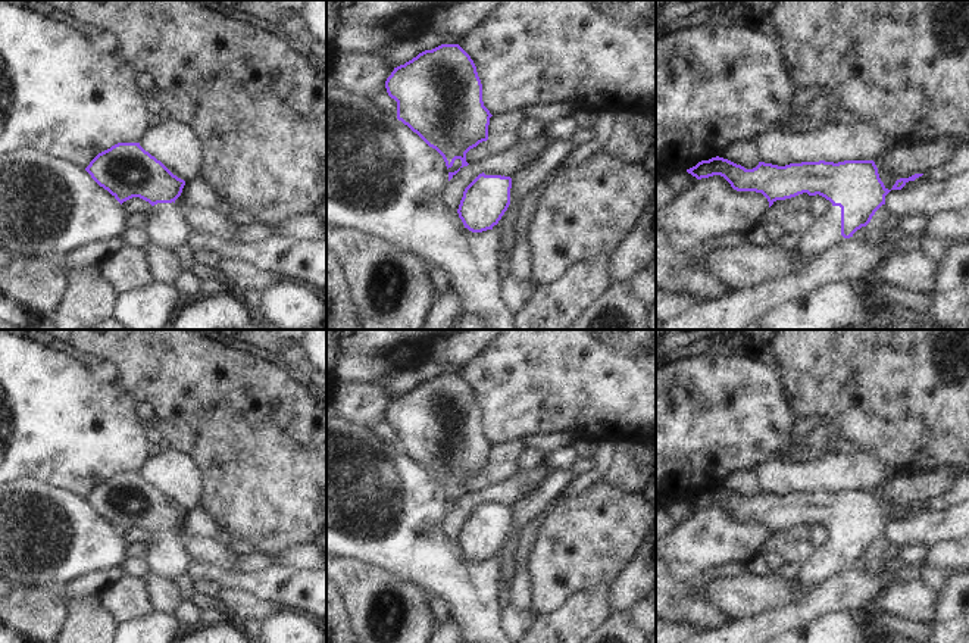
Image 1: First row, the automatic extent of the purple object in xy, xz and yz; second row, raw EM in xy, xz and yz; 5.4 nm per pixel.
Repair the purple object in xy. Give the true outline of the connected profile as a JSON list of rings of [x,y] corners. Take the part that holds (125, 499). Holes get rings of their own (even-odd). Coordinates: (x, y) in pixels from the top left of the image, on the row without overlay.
[[[140,472],[112,475],[99,483],[85,500],[121,534],[132,527],[151,534],[146,558],[150,574],[175,581],[188,572],[191,559],[185,552],[184,537],[175,533],[185,511],[174,505]]]

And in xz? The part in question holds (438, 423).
[[[441,374],[394,397],[385,411],[387,422],[397,431],[397,449],[416,462],[444,489],[447,499],[456,489],[468,496],[466,483],[488,469],[493,446],[482,431],[482,413],[471,386],[459,374]]]

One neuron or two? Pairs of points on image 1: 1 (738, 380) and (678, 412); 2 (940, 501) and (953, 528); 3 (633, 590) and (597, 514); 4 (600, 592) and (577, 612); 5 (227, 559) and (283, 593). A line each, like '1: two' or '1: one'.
1: one
2: two
3: two
4: one
5: two

